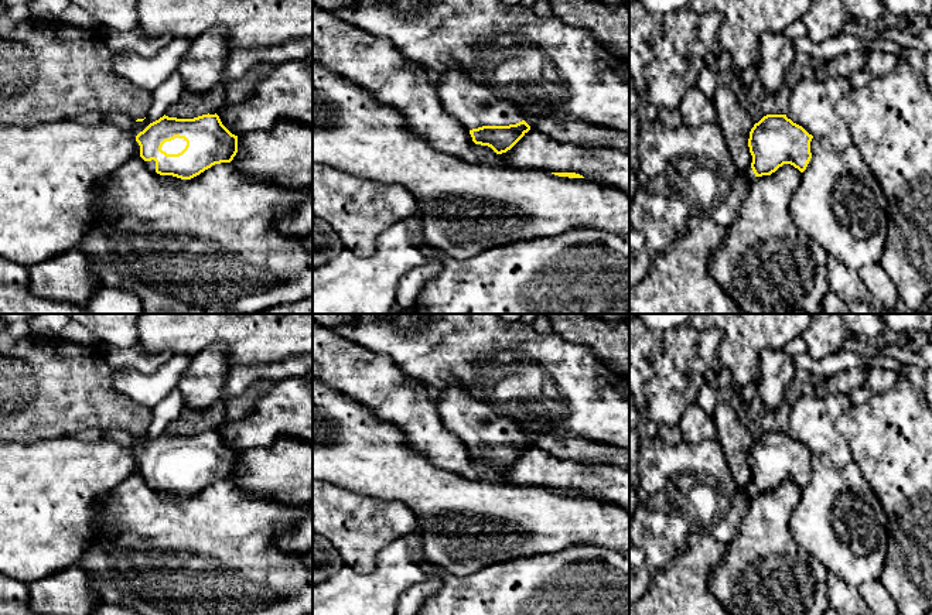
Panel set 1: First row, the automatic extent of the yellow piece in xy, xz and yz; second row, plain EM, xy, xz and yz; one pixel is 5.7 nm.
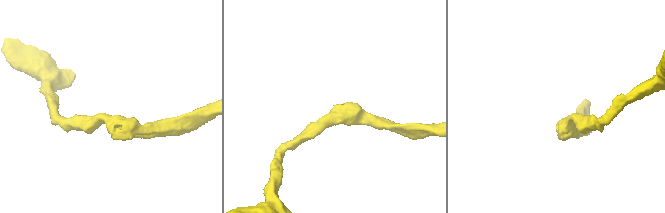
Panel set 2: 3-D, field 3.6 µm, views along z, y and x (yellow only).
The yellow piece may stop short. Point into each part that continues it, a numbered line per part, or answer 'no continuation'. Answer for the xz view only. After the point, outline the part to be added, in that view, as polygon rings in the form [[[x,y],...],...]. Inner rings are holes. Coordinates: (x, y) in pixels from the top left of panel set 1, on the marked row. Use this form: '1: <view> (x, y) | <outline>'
1: xz (474, 105) | [[[443,55],[441,61],[447,68],[438,75],[438,98],[444,109],[468,130],[523,120],[516,103],[502,100],[491,89],[475,83],[448,55]]]

